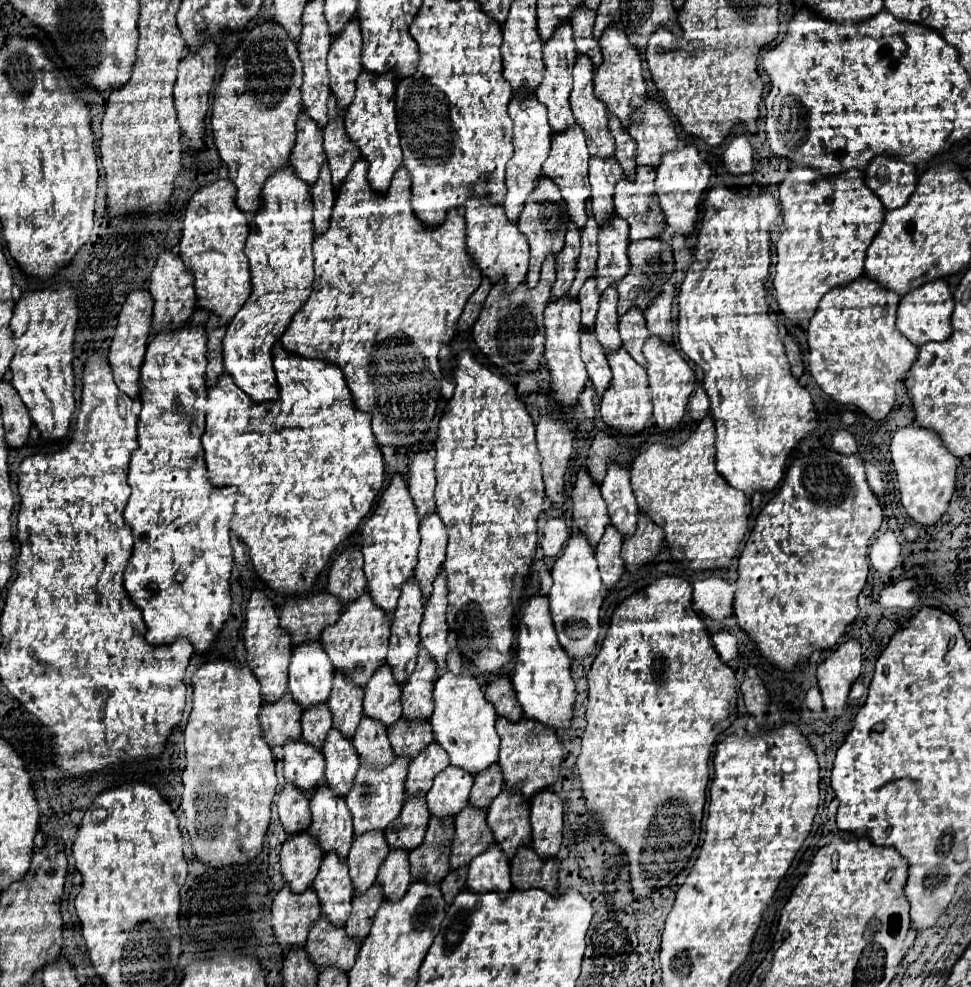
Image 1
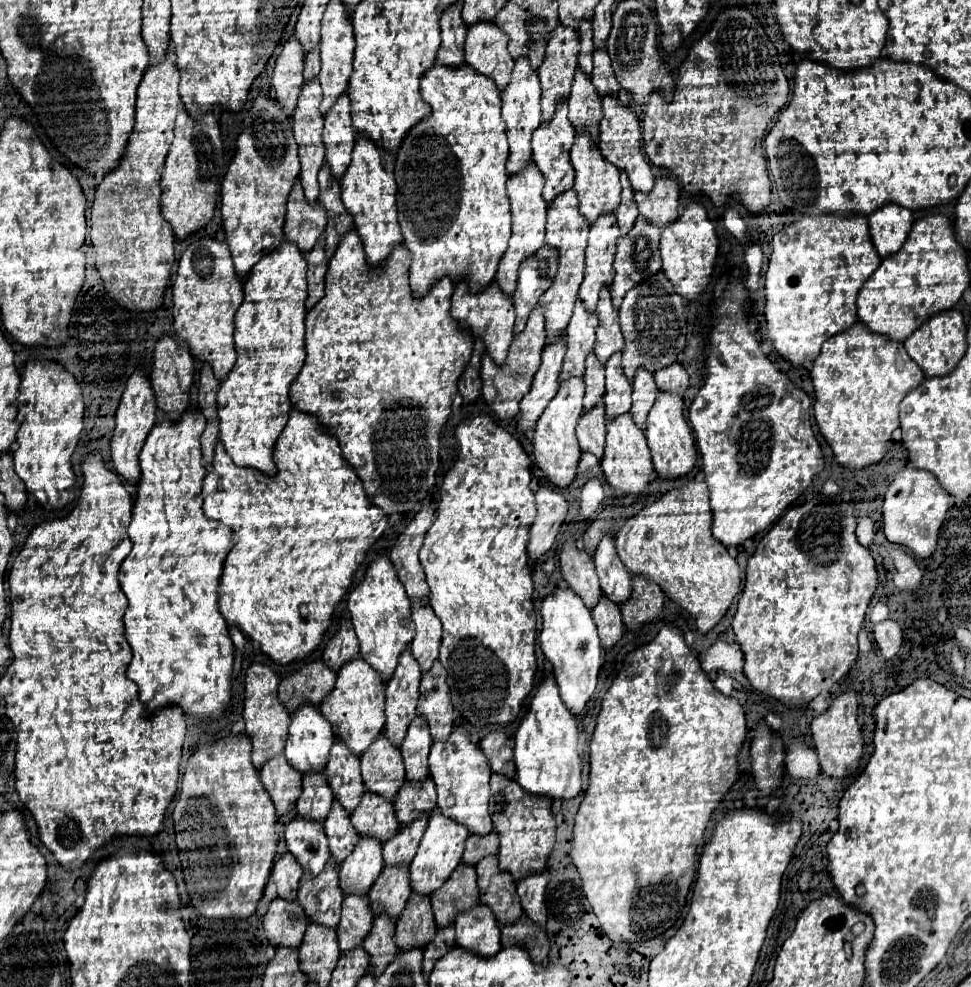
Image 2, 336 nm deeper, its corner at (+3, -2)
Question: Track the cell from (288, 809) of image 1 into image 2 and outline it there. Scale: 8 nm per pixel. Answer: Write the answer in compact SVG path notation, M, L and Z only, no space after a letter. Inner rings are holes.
M283 853L277 863L273 865L273 881L277 885L277 895L285 897L285 899L295 899L297 897L297 885L299 885L299 877L301 877L301 865L293 859L293 855Z

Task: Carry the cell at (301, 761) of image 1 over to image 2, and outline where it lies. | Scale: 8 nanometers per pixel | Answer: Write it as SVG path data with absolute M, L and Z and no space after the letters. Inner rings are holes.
M295 815L285 825L285 841L301 867L313 875L317 875L331 857L323 825L313 823L313 819L301 819L301 815Z

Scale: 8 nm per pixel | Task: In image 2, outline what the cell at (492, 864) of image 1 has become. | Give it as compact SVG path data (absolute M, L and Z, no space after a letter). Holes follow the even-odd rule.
M477 903L469 911L461 911L455 917L455 929L457 943L461 947L477 951L479 955L487 957L501 949L497 919L493 911L483 903Z

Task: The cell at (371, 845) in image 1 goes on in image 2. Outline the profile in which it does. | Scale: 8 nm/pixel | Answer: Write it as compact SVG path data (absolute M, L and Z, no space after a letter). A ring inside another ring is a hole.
M365 893L345 895L343 909L341 909L341 921L337 925L339 949L347 951L347 949L357 947L369 933L371 921L373 921L373 911L369 907L369 897Z

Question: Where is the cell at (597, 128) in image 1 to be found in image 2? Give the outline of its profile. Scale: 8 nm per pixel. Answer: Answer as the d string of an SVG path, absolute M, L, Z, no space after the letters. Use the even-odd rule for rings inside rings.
M575 135L575 143L571 147L571 163L575 167L575 185L573 189L579 193L579 207L581 215L587 219L587 223L593 223L597 215L615 211L621 201L621 183L619 183L619 171L611 163L607 163L599 151L599 147L593 143L589 135Z

